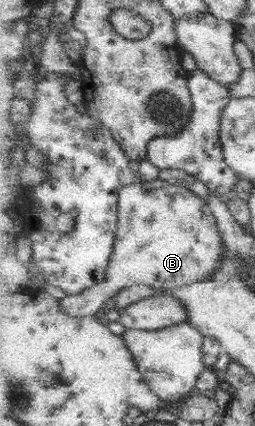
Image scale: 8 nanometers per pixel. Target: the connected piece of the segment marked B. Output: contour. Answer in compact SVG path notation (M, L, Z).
M161 177L152 181L142 181L125 185L120 191L118 210L117 243L114 245L113 260L110 261L106 282L93 285L79 294L67 294L61 301L61 309L70 317L90 317L106 306L108 299L115 298L123 289L133 285L151 285L160 290L187 287L189 284L208 282L220 268L222 255L222 235L216 216L207 201L184 185L172 185Z

